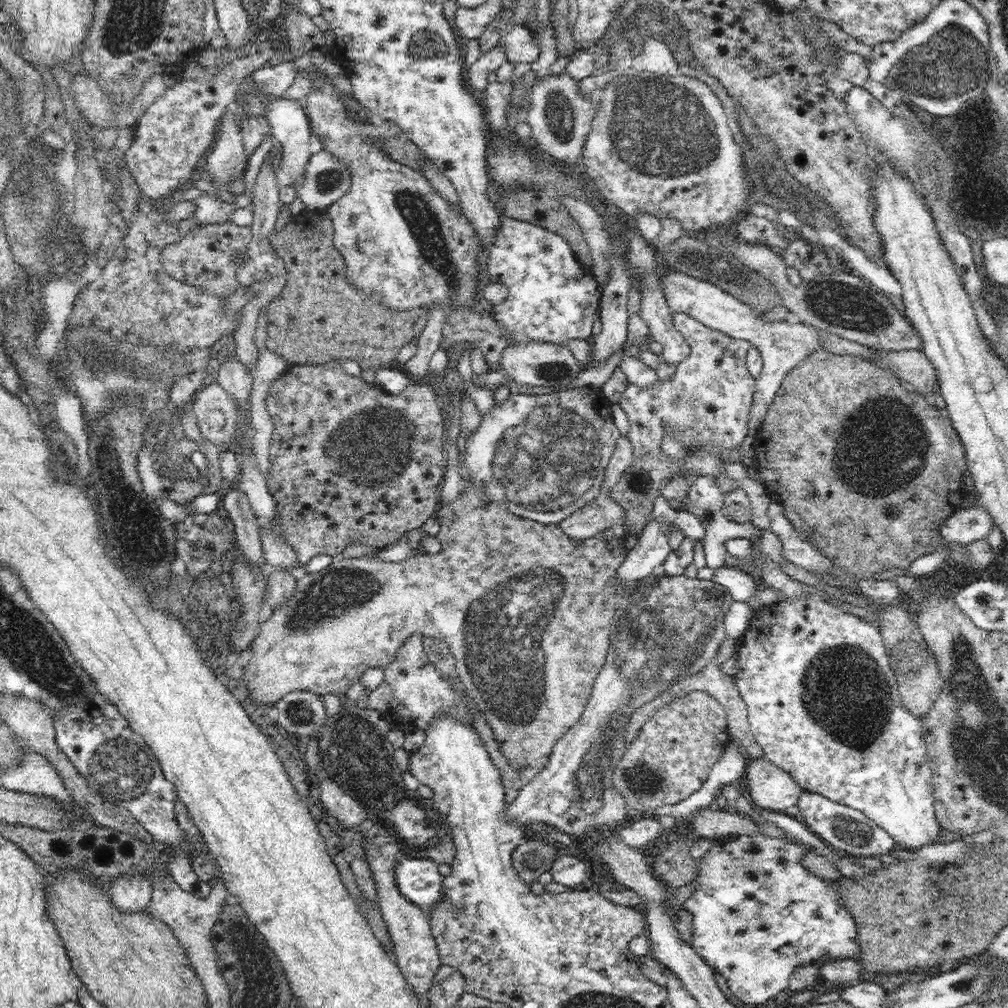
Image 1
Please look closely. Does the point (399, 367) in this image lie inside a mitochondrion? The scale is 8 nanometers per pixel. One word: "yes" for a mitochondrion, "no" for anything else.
no

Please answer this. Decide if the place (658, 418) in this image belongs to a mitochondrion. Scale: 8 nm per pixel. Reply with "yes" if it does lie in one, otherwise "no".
no

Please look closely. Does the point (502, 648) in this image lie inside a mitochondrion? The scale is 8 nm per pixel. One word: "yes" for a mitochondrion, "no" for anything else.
yes

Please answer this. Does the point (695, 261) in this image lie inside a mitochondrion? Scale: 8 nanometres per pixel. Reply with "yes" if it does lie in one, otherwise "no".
yes

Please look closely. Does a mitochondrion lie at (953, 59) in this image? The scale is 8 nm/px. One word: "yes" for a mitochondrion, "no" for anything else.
yes

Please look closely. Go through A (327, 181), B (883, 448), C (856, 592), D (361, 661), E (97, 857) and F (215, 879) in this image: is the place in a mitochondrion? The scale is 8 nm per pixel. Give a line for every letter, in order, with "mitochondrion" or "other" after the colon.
A: mitochondrion
B: mitochondrion
C: other
D: other
E: mitochondrion
F: other

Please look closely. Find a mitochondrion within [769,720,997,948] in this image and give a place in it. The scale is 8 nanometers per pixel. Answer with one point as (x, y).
(853, 832)

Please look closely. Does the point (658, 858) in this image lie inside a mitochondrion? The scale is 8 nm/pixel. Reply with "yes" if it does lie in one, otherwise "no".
no

